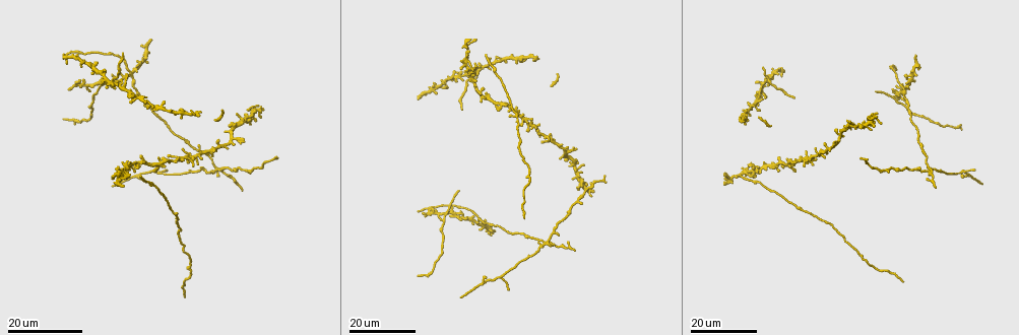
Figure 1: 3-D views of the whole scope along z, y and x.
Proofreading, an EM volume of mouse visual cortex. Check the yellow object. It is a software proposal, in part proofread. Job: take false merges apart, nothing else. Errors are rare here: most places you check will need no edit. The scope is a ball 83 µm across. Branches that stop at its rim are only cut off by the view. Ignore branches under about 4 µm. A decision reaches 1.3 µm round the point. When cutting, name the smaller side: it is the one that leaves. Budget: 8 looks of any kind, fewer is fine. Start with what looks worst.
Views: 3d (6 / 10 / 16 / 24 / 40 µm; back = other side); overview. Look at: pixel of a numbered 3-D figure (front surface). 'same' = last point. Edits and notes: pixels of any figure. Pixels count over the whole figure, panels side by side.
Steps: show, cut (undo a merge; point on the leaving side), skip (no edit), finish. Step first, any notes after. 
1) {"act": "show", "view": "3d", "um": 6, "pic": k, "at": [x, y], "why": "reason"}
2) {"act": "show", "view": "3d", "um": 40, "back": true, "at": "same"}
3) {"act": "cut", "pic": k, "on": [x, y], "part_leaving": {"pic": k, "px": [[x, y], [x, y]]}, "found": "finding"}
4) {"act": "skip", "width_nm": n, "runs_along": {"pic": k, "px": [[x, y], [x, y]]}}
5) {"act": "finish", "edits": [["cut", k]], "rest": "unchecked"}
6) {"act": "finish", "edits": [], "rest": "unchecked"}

{"act": "show", "view": "3d", "um": 16, "pic": 1, "at": [899, 84], "why": "a fork"}

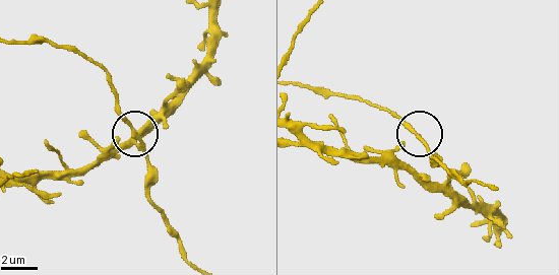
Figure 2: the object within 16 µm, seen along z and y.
{"act": "show", "view": "3d", "um": 10, "pic": 2, "at": [421, 136]}

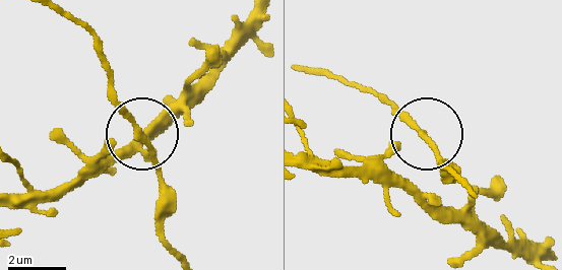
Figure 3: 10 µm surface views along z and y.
{"act": "skip", "arms": 3, "runs_along": {"pic": 3, "px": [[176, 254], [162, 231], [162, 174], [151, 144], [106, 74]]}, "found": "all the same neuron"}

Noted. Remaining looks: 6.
{"act": "show", "view": "3d", "um": 24, "pic": 1, "at": [728, 180], "why": "four or more arms meet"}

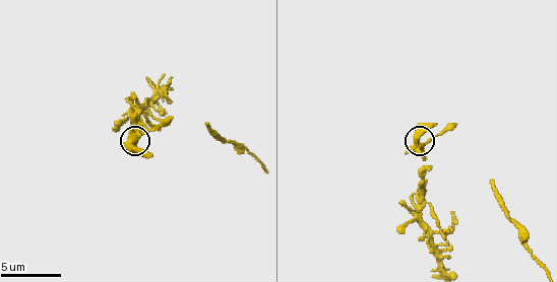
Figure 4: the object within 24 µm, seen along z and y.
{"act": "show", "view": "3d", "um": 10, "pic": 4, "at": [422, 146]}

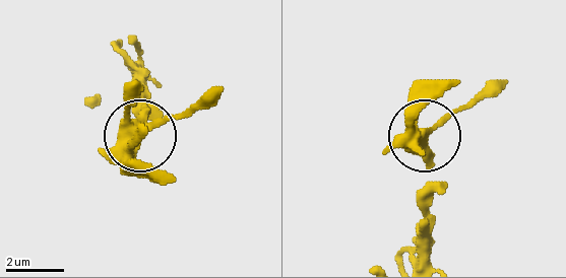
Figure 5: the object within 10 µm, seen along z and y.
{"act": "skip", "width_nm": 380, "found": "one neuron here"}

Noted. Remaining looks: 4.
{"act": "show", "view": "3d", "um": 16, "pic": 1, "at": [84, 85], "why": "side arm on a straight run"}

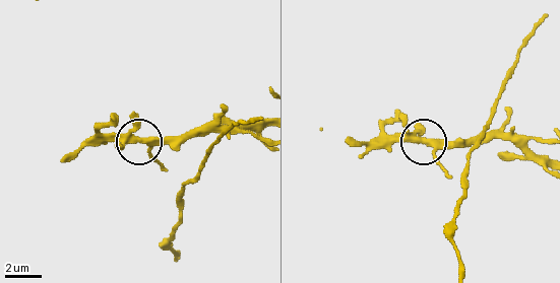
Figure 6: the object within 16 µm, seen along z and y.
{"act": "show", "view": "3d", "um": 10, "pic": 6, "at": [434, 146]}

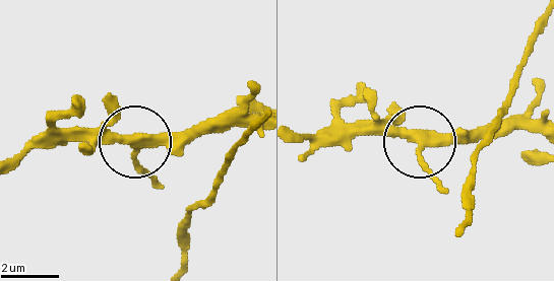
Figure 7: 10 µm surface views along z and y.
{"act": "skip", "side_arm_um": 5, "runs_along": {"pic": 7, "px": [[545, 136], [530, 129], [479, 129], [421, 141], [321, 136]]}, "found": "all the same neuron"}

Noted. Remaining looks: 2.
{"act": "show", "view": "3d", "um": 16, "pic": 1, "at": [817, 153], "why": "branch point"}

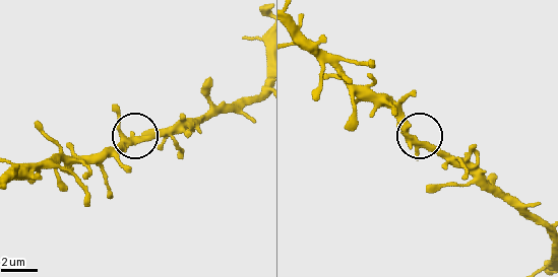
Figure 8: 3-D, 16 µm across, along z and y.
{"act": "show", "view": "3d", "um": 10, "pic": 8, "at": [408, 135]}

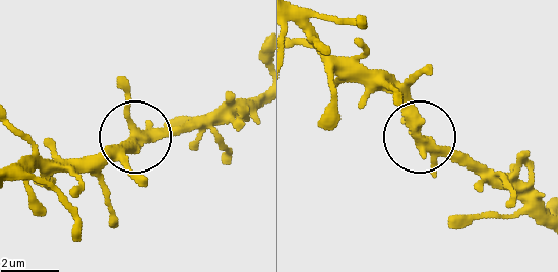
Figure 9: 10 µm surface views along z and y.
{"act": "skip", "arms": 3, "runs_along": {"pic": 9, "px": [[253, 98], [103, 147]]}, "found": "continuous, no second neuron"}

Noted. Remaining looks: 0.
{"act": "finish", "edits": [], "rest": "unchecked"}

